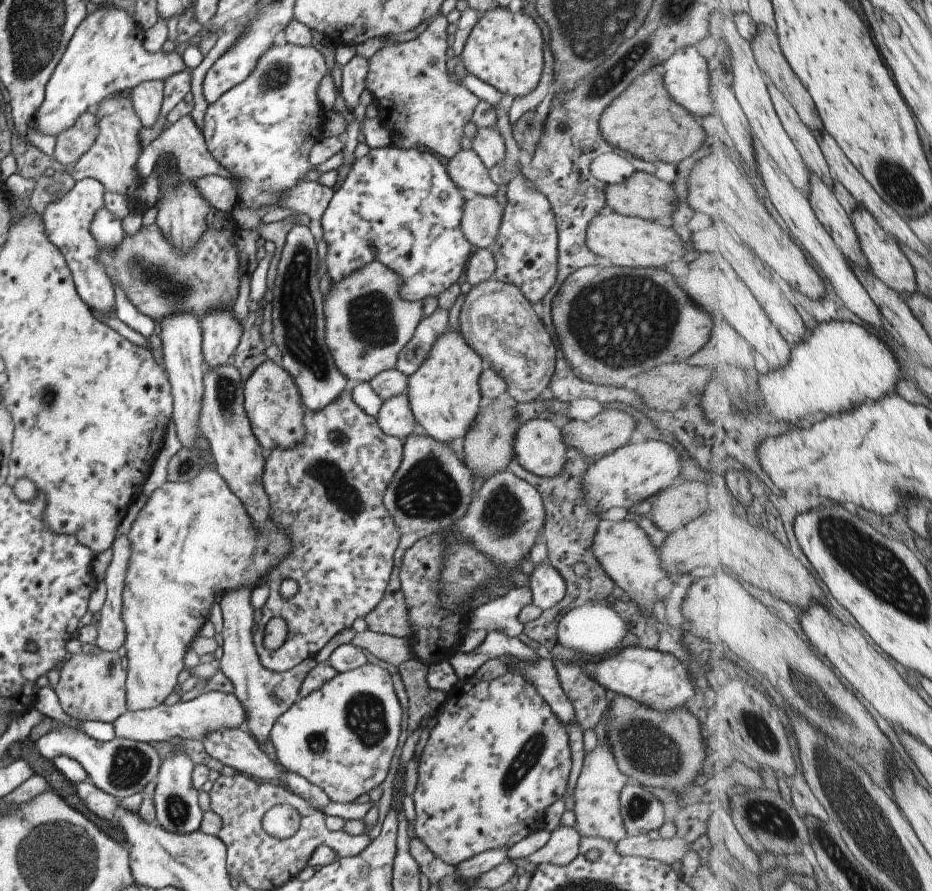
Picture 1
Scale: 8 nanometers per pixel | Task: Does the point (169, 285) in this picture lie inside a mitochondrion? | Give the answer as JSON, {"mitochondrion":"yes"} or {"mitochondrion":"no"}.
{"mitochondrion":"yes"}

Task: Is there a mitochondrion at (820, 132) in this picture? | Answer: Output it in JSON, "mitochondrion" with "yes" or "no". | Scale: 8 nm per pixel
{"mitochondrion":"no"}

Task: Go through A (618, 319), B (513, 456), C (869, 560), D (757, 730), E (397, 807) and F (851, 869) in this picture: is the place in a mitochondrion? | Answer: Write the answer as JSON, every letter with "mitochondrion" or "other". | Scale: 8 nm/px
{"A":"mitochondrion","B":"other","C":"mitochondrion","D":"mitochondrion","E":"other","F":"mitochondrion"}

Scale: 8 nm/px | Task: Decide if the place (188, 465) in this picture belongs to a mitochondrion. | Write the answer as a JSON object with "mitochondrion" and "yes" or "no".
{"mitochondrion":"yes"}

